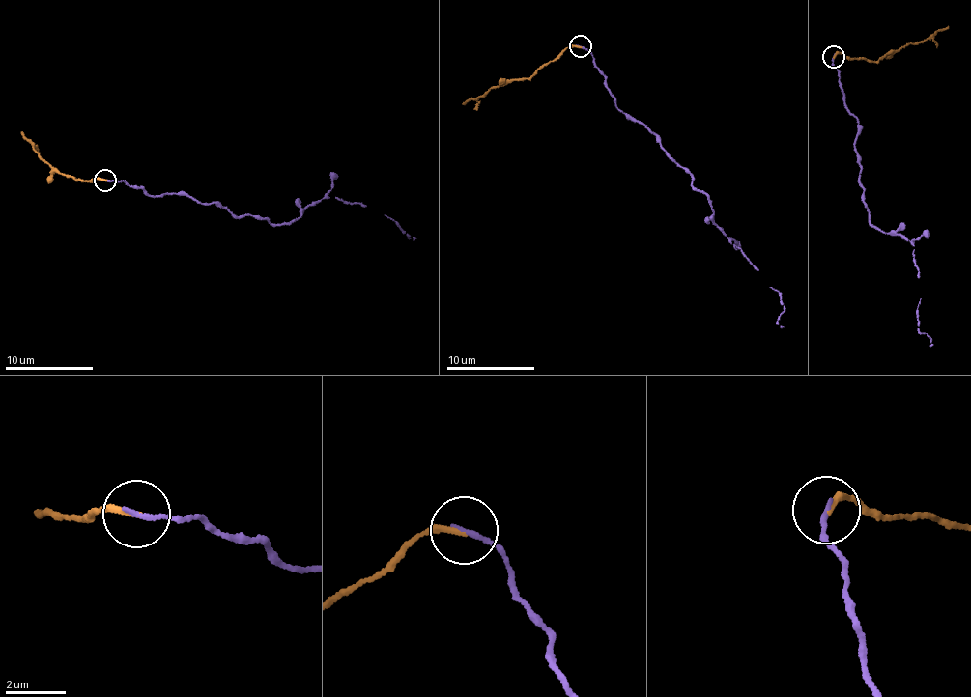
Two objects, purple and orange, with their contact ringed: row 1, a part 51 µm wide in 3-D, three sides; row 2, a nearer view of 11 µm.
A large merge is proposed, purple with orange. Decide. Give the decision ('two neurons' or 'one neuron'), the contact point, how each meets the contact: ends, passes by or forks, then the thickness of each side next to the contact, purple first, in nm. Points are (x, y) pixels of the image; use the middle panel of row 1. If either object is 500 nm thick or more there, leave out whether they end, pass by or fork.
two neurons; at (580, 46); purple ends there; orange ends there; 180 nm thick on the purple side, 180 nm on the other

